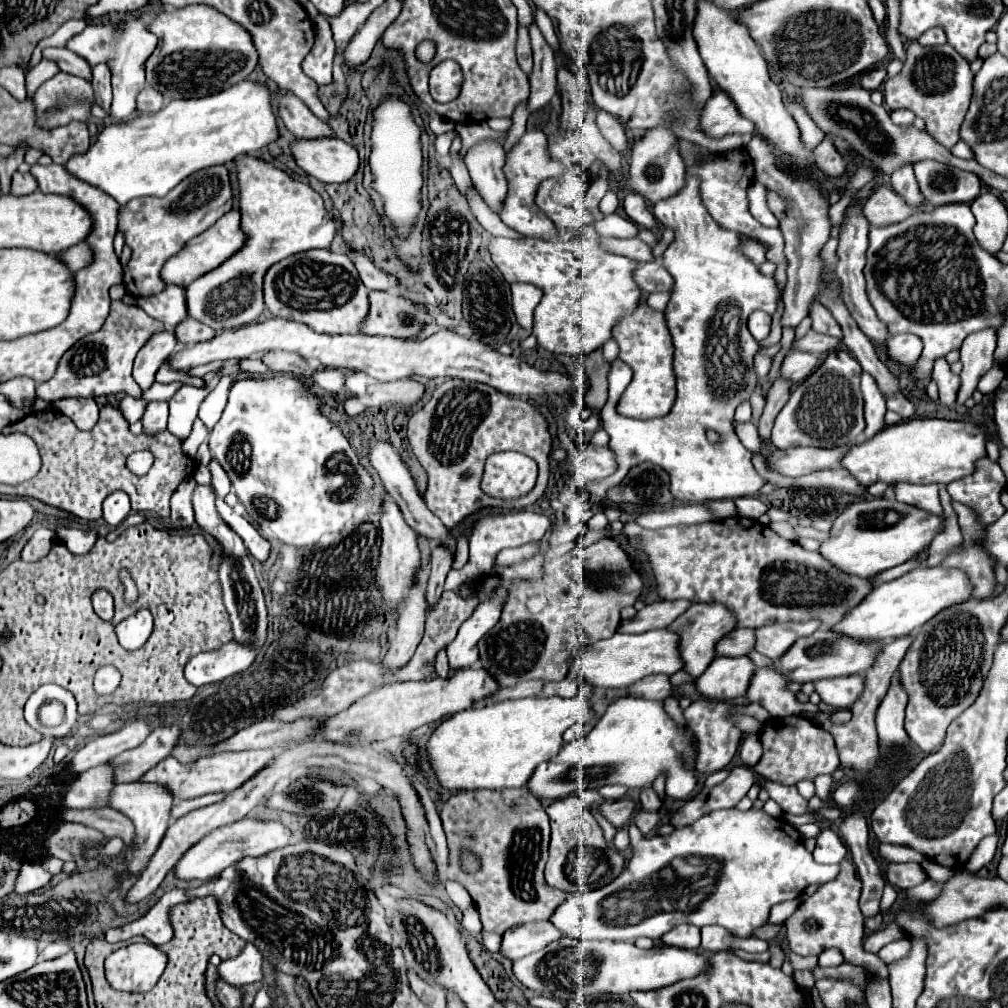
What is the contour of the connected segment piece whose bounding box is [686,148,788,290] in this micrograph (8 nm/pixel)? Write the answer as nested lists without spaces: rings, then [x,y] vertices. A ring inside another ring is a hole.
[[[734,148],[728,150],[726,154],[702,160],[690,168],[686,168],[692,176],[700,178],[700,196],[702,202],[706,206],[706,210],[710,212],[710,216],[718,222],[718,226],[732,230],[740,236],[746,236],[750,240],[756,240],[760,244],[764,244],[766,250],[766,260],[776,264],[776,272],[774,272],[774,280],[778,284],[778,290],[784,290],[786,286],[786,256],[784,256],[784,238],[780,228],[764,228],[748,210],[748,196],[746,190],[748,186],[754,182],[754,162],[750,158],[750,154],[744,148]]]

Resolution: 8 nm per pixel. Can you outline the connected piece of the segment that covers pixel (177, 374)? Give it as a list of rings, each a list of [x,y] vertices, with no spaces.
[[[164,362],[164,364],[160,366],[158,374],[156,374],[156,382],[170,383],[174,381],[180,381],[184,384],[189,384],[200,388],[206,386],[202,378],[190,376],[188,370],[184,370],[184,372],[180,372],[180,370],[174,370],[174,368],[170,366],[170,362]]]

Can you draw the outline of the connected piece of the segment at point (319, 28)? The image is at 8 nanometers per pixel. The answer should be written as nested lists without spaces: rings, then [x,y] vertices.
[[[316,16],[314,20],[316,28],[316,40],[310,50],[310,54],[302,62],[302,70],[306,76],[310,76],[316,84],[330,84],[332,82],[332,66],[334,66],[334,40],[330,24],[324,16]]]

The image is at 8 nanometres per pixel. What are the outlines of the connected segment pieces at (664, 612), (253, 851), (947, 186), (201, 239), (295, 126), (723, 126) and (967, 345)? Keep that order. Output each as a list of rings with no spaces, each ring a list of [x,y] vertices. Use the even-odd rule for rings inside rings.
[[[660,600],[654,604],[644,606],[632,620],[624,620],[618,626],[618,632],[630,632],[640,634],[654,628],[668,628],[680,614],[684,614],[690,608],[688,600]]]
[[[244,818],[238,820],[230,826],[222,826],[214,832],[210,832],[208,836],[204,836],[196,846],[192,846],[176,864],[176,876],[180,880],[186,882],[194,882],[194,880],[208,880],[212,876],[218,876],[226,866],[240,862],[242,858],[248,856],[264,856],[272,850],[284,848],[290,842],[290,830],[284,828],[278,822],[262,822],[262,820],[254,820],[254,818]]]
[[[936,160],[916,162],[914,174],[924,200],[932,206],[952,202],[970,204],[980,194],[980,178],[976,174]]]
[[[230,210],[206,234],[200,234],[200,236],[192,238],[174,258],[170,258],[170,262],[166,262],[166,266],[162,268],[162,278],[166,278],[168,284],[188,286],[196,278],[200,278],[200,276],[212,272],[214,268],[218,268],[224,260],[234,256],[238,250],[242,250],[246,240],[248,240],[248,236],[240,228],[240,212],[238,210]]]
[[[282,90],[280,94],[282,94],[282,110],[278,110],[278,114],[294,138],[298,140],[334,138],[332,128],[324,120],[316,118],[304,102],[300,102],[290,92]]]
[[[726,92],[708,98],[702,112],[702,128],[714,138],[730,132],[754,132],[754,122],[744,118]]]
[[[984,328],[978,330],[976,334],[966,336],[960,348],[960,360],[964,364],[962,368],[962,386],[958,392],[958,404],[964,404],[972,392],[976,390],[978,380],[992,368],[992,354],[996,348],[996,330],[994,328]]]

